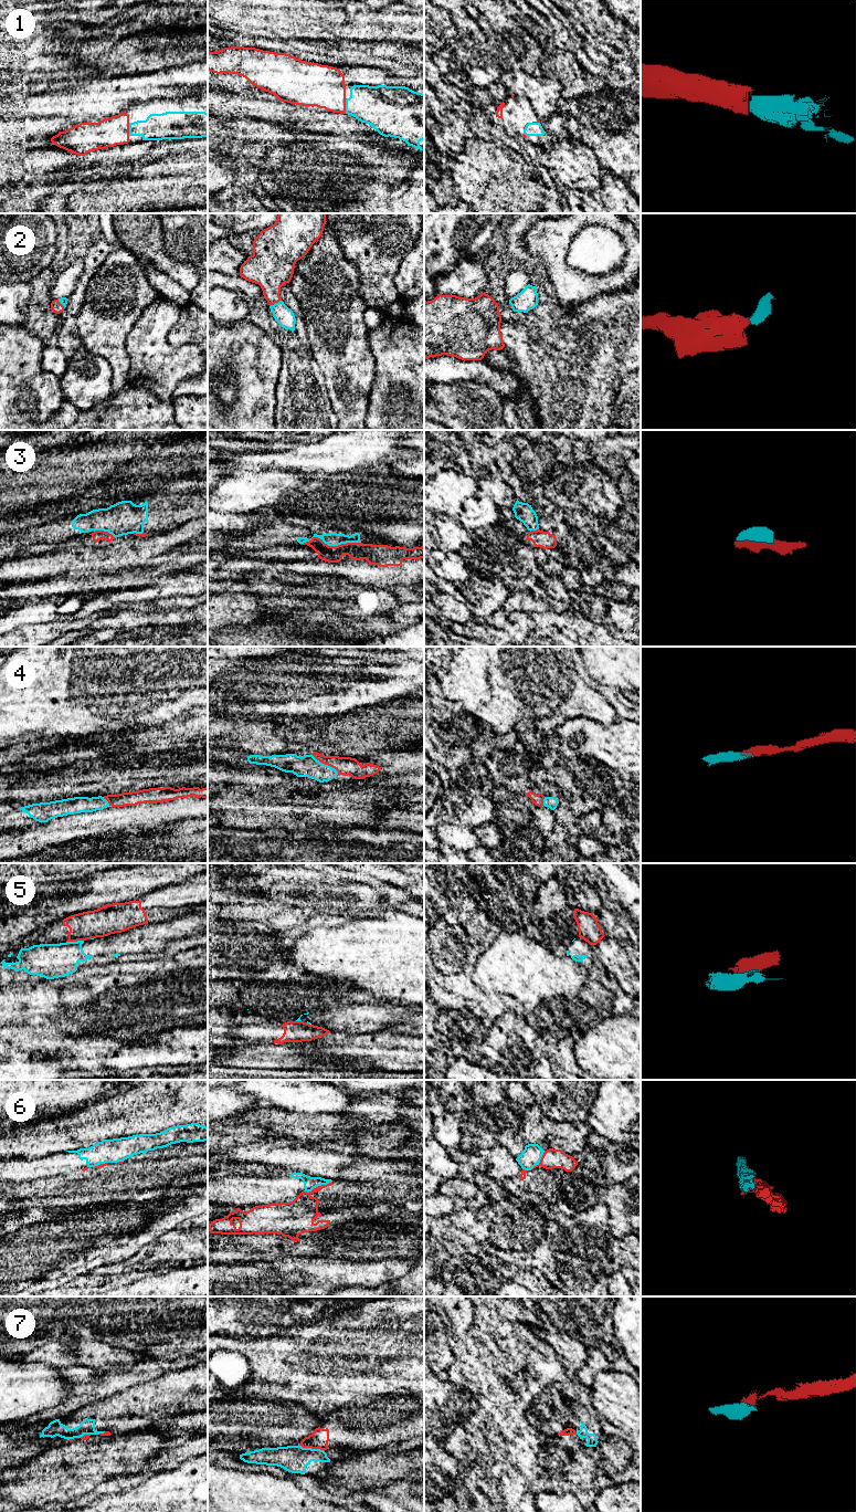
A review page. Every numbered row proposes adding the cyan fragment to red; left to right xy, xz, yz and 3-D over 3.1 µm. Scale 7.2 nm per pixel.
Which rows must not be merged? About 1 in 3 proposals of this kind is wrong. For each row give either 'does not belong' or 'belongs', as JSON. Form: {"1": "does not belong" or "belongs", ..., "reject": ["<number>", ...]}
{"1": "belongs", "2": "belongs", "3": "does not belong", "4": "belongs", "5": "does not belong", "6": "does not belong", "7": "does not belong", "reject": ["3", "5", "6", "7"]}

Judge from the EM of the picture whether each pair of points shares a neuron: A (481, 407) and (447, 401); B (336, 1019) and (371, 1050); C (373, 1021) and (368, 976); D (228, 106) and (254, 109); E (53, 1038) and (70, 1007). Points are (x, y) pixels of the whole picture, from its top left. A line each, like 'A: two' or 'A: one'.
A: one
B: two
C: two
D: one
E: two

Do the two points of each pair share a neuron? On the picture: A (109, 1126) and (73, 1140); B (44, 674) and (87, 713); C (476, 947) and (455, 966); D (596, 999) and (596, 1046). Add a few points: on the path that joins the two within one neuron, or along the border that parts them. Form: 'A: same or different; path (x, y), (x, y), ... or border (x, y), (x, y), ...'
A: same; path (101, 1126), (96, 1126), (82, 1140)
B: same; path (50, 686), (75, 712)
C: different; border (465, 955), (467, 964)
D: different; border (612, 1014), (602, 1018), (581, 1036)

